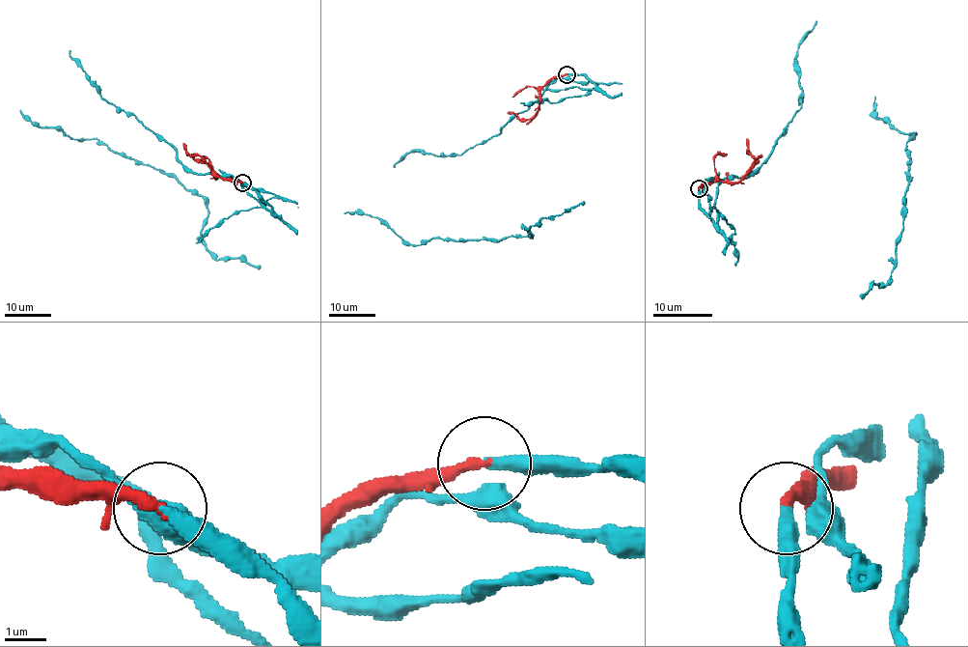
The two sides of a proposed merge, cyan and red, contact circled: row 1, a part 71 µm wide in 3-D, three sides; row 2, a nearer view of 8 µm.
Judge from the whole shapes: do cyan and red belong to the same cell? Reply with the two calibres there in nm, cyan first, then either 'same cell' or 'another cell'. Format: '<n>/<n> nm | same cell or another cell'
240/260 nm | same cell

